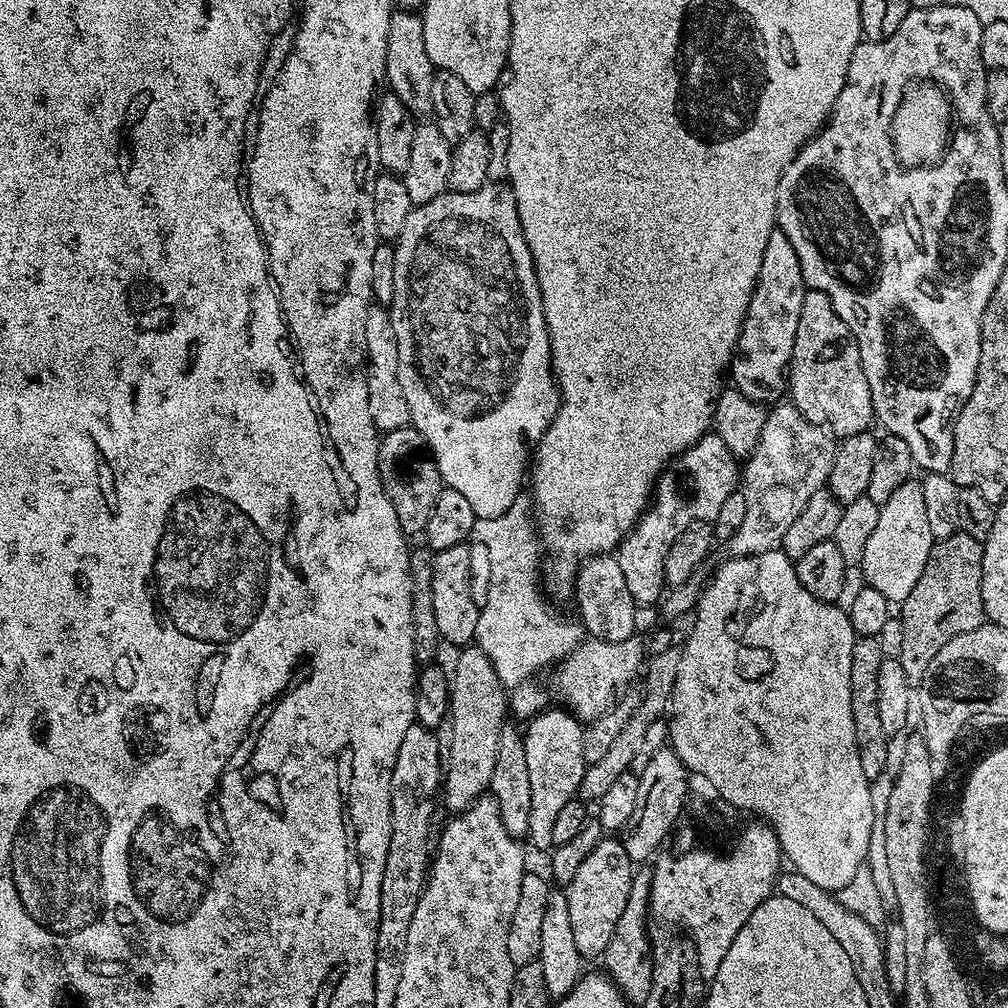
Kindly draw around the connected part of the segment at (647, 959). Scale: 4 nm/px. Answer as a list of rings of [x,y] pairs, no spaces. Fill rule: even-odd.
[[[637,867],[630,886],[630,898],[626,898],[626,910],[622,910],[618,922],[614,922],[614,934],[602,957],[603,971],[632,1006],[644,1003],[647,1005],[652,998],[650,986],[654,982],[654,970],[652,969],[652,947],[648,941],[648,899],[651,885],[651,867]]]

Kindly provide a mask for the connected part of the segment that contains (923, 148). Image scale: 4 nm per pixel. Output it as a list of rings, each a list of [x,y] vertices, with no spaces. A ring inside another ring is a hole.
[[[916,82],[905,88],[898,110],[892,119],[892,149],[906,168],[923,168],[943,157],[950,139],[954,113],[941,85],[936,82]]]

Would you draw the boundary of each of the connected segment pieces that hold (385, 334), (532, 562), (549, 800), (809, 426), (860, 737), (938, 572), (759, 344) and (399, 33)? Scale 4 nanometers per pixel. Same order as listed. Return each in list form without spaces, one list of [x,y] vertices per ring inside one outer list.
[[[373,306],[366,314],[366,346],[364,347],[366,367],[366,394],[370,398],[370,418],[377,433],[407,428],[412,423],[410,405],[402,394],[398,383],[398,342],[394,338],[392,314],[387,307]]]
[[[521,494],[506,514],[477,520],[471,539],[484,547],[488,559],[488,589],[484,596],[482,592],[474,644],[490,658],[490,666],[494,666],[494,674],[498,674],[505,689],[513,690],[551,660],[562,661],[585,641],[586,633],[575,619],[559,616],[547,604],[542,591],[542,541],[527,495]]]
[[[544,708],[528,720],[523,729],[526,766],[530,770],[530,830],[526,840],[534,847],[545,850],[553,847],[557,815],[566,806],[566,802],[577,799],[586,767],[582,758],[585,725],[571,711],[560,708]]]
[[[791,403],[769,409],[758,446],[742,468],[745,520],[725,543],[729,557],[768,553],[779,547],[787,527],[798,518],[811,495],[827,485],[836,445],[835,437],[823,425],[810,423]]]
[[[862,636],[854,642],[854,650],[850,654],[850,714],[854,718],[854,734],[858,746],[858,762],[862,762],[862,774],[868,781],[874,781],[882,773],[889,771],[888,744],[890,737],[882,730],[882,718],[878,715],[878,669],[886,659],[882,654],[882,646],[875,636]]]
[[[959,530],[950,534],[950,538],[935,541],[930,558],[926,558],[922,578],[918,578],[914,590],[910,590],[908,597],[899,605],[902,654],[898,659],[902,662],[902,670],[906,670],[906,682],[913,686],[923,685],[926,670],[930,670],[930,662],[934,662],[934,654],[938,654],[950,638],[958,638],[958,634],[966,634],[966,630],[974,630],[985,623],[982,606],[983,549],[981,541]]]
[[[779,230],[770,234],[762,254],[762,270],[758,270],[756,285],[740,327],[740,337],[730,365],[731,383],[746,398],[761,402],[776,402],[785,395],[788,363],[792,360],[794,334],[798,334],[798,318],[802,314],[802,298],[806,285],[802,266],[790,238]]]
[[[396,10],[390,18],[390,34],[386,34],[386,77],[387,87],[398,98],[402,98],[402,106],[410,110],[410,114],[417,118],[428,118],[433,115],[432,91],[438,69],[432,64],[426,54],[425,35],[423,33],[423,18],[416,10]]]

